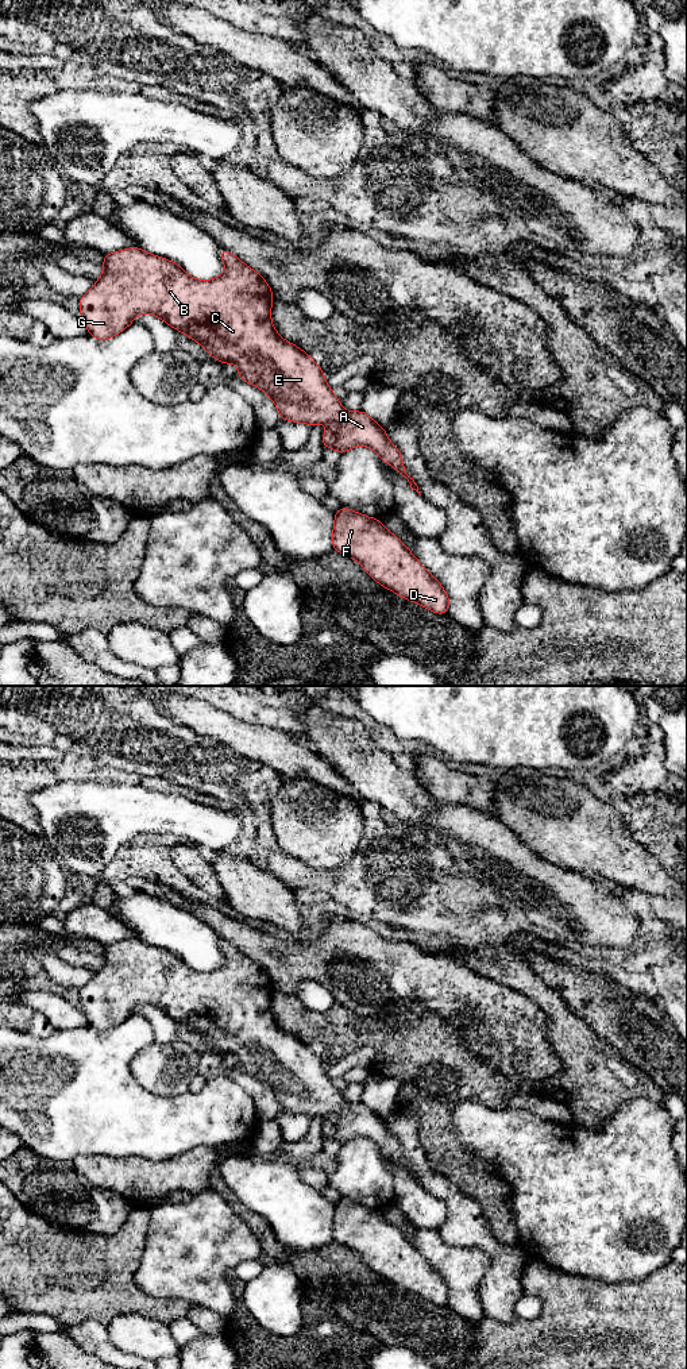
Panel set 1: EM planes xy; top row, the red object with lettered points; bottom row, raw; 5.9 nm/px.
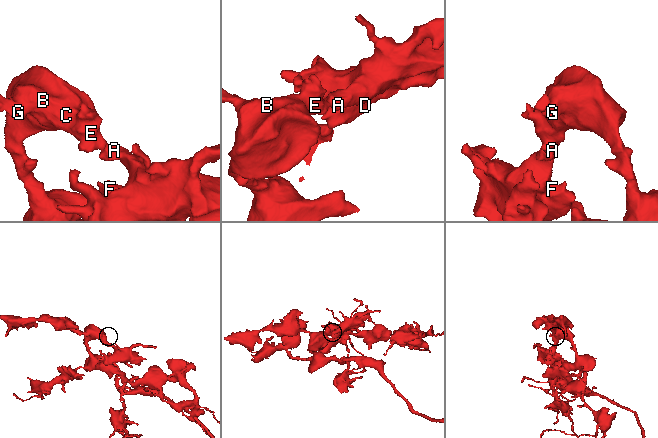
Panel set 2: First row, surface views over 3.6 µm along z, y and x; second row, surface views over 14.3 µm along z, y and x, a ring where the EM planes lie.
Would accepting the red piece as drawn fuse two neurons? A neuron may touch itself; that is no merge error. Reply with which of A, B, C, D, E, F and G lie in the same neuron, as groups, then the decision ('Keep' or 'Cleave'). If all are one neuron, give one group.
Groups: A B C D E F G. Keep

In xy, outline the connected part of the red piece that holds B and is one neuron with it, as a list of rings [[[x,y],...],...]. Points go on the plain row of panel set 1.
[[[135,937],[105,945],[101,968],[80,988],[80,1007],[88,1018],[88,1026],[107,1031],[123,1023],[138,1006],[155,1006],[198,1033],[223,1056],[236,1054],[238,1068],[263,1081],[274,1092],[281,1111],[309,1118],[329,1115],[323,1125],[325,1139],[343,1145],[356,1137],[370,1138],[420,1185],[414,1171],[405,1162],[401,1144],[389,1133],[386,1121],[363,1102],[346,1103],[328,1077],[321,1058],[309,1045],[277,1025],[270,1010],[274,988],[265,969],[225,940],[220,942],[220,949],[225,963],[217,969],[201,972],[188,967],[180,956]]]

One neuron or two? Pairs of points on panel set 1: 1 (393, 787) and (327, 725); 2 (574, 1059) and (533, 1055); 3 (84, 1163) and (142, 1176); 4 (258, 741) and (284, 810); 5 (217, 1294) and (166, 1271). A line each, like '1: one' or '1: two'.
1: one
2: two
3: one
4: two
5: one

